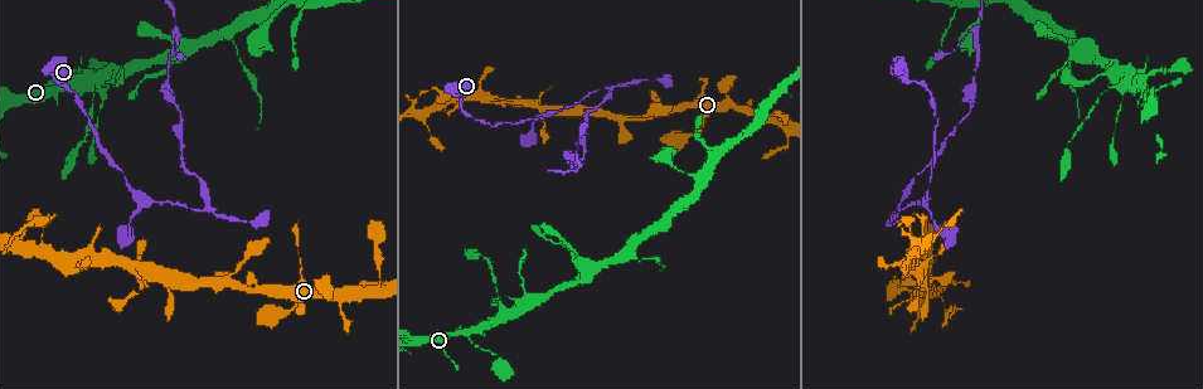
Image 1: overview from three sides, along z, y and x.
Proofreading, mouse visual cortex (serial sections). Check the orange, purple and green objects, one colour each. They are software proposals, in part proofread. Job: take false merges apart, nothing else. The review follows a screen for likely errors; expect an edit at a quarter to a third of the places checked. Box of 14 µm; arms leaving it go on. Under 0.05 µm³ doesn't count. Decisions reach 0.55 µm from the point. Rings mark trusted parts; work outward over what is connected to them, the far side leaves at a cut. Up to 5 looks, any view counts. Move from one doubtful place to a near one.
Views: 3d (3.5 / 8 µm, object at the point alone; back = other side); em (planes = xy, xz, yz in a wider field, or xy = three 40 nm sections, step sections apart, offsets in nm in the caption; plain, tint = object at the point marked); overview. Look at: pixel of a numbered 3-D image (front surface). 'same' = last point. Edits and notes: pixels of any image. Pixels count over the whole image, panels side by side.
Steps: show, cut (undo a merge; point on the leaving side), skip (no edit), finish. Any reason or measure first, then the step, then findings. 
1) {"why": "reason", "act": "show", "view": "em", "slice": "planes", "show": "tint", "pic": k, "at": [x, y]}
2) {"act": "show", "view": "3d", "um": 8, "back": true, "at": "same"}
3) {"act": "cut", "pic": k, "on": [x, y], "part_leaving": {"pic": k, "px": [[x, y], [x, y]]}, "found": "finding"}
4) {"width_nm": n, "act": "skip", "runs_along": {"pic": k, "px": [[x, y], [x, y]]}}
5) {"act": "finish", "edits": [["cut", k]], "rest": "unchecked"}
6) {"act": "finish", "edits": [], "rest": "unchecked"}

{"why": "four arms meet", "act": "show", "view": "3d", "um": 3.5, "pic": 1, "at": [504, 314]}

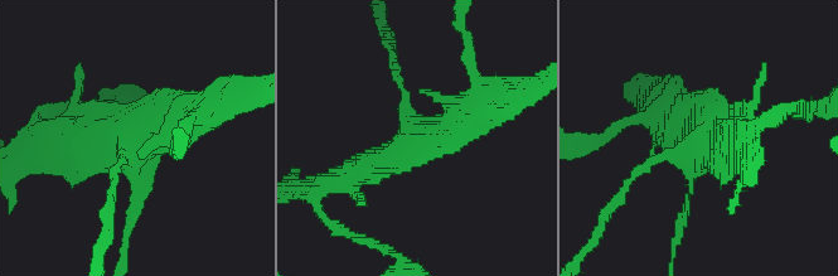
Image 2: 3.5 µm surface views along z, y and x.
{"act": "skip", "runs_along": {"pic": 2, "px": [[345, 173], [387, 160], [488, 102]]}, "found": "continuous, no second cell"}

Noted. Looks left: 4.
{"why": "three arms meet", "act": "show", "view": "3d", "um": 3.5, "pic": 1, "at": [143, 196]}

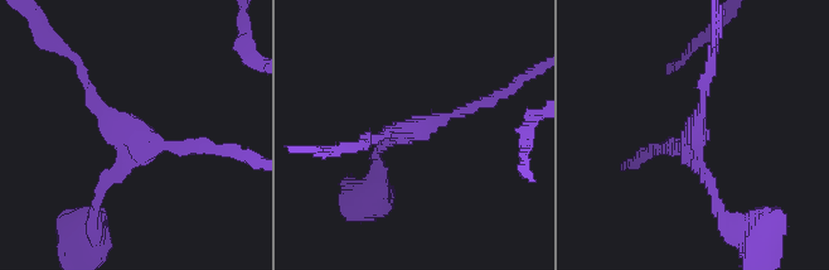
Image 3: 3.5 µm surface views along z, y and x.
{"arms": 3, "arm_widths_nm": [100, 150, 150], "why": "need the tissue", "act": "show", "view": "em", "slice": "xy", "step": 1, "show": "tint", "pic": 3, "at": [411, 129]}

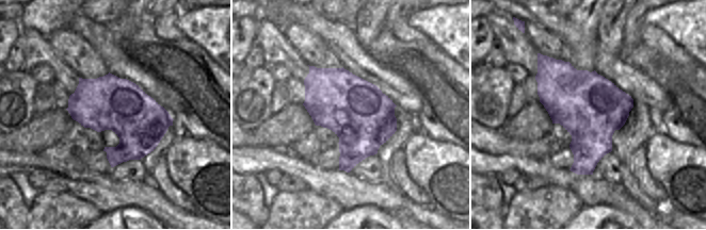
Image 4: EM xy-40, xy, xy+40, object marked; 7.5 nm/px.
{"act": "skip", "runs_along": {"pic": 3, "px": [[83, 71], [117, 129], [203, 149]]}, "found": "all the same cell"}

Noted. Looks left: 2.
{"act": "finish", "edits": [], "rest": "unchecked"}

